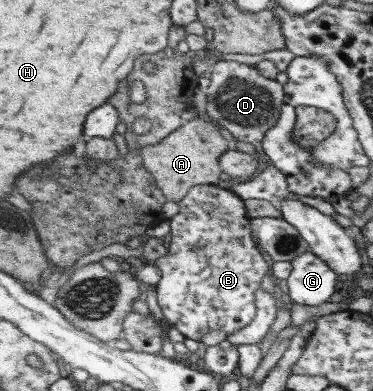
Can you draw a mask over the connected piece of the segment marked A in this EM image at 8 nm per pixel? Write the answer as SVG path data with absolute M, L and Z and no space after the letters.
M204 116L184 123L161 144L143 146L140 152L143 166L155 177L161 193L173 202L181 201L196 185L216 185L221 181L223 168L220 157L229 150L218 124Z

